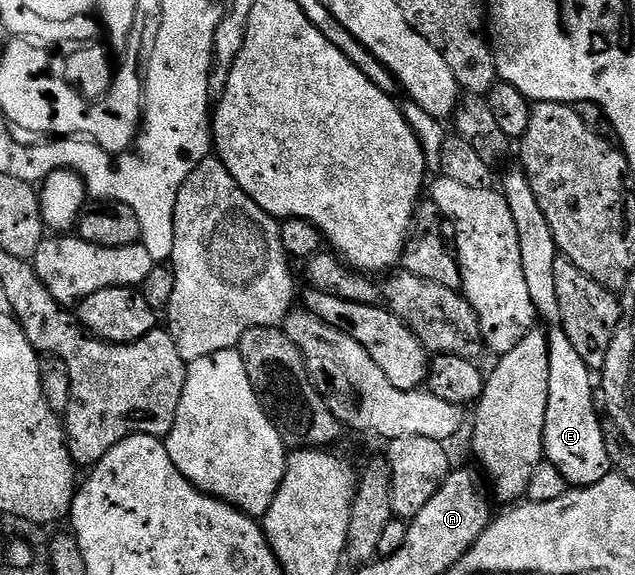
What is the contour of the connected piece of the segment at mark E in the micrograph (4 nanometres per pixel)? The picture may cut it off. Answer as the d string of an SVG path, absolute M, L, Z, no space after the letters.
M516 170L507 177L502 177L501 191L509 210L513 210L513 222L517 222L517 236L521 238L521 266L525 269L525 282L529 285L529 298L533 298L536 313L543 316L549 323L555 324L555 329L550 329L547 335L549 342L549 410L545 410L545 438L543 439L543 454L546 463L557 466L561 474L567 479L568 485L577 488L588 488L601 478L612 475L613 469L609 450L607 449L608 433L603 433L603 424L599 421L599 412L595 409L595 388L591 385L592 369L577 354L577 346L573 346L562 325L561 302L557 302L557 282L555 281L554 266L561 254L555 245L553 230L549 226L549 218L545 218L545 210L541 210L541 202L537 202L537 194L529 182L526 172Z

